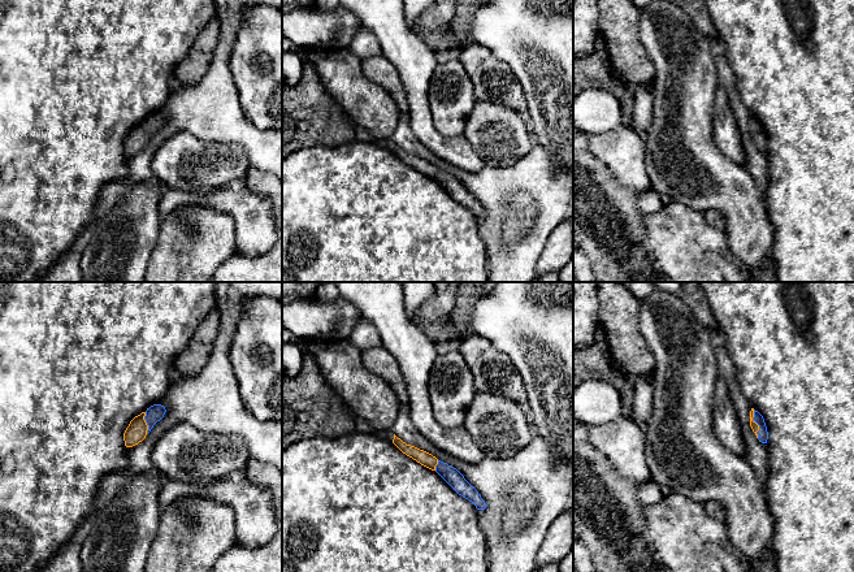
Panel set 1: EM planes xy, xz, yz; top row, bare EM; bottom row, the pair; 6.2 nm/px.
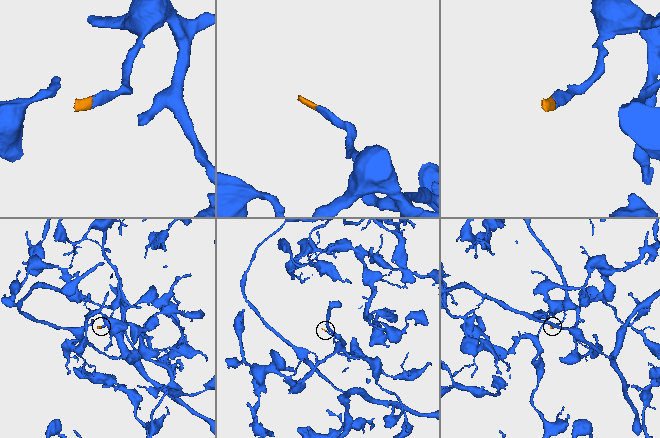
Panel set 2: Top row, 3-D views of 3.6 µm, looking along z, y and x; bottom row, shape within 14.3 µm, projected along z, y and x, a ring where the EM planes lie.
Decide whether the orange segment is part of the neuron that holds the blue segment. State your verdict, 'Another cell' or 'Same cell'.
Same cell

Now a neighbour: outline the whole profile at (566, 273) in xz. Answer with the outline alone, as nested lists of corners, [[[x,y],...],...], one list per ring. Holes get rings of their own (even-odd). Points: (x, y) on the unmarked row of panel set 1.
[[[573,255],[571,260],[559,270],[560,282],[573,282]]]

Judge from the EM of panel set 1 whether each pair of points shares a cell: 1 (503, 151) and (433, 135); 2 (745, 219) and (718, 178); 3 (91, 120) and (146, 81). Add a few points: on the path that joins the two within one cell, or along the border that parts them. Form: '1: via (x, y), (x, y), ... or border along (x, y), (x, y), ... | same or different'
1: border along (463, 135), (485, 164) | different
2: via (744, 208), (742, 203), (728, 189) | same
3: via (103, 105), (128, 81), (131, 81) | same

